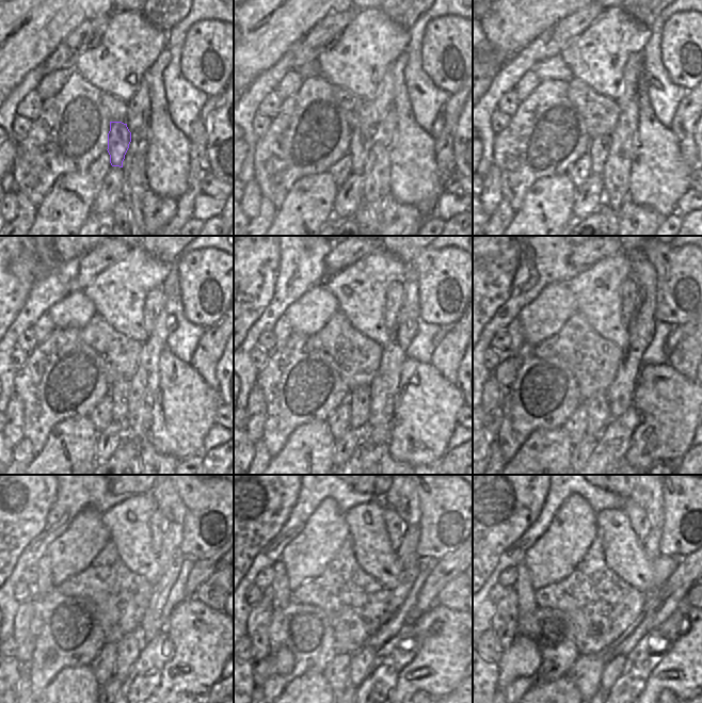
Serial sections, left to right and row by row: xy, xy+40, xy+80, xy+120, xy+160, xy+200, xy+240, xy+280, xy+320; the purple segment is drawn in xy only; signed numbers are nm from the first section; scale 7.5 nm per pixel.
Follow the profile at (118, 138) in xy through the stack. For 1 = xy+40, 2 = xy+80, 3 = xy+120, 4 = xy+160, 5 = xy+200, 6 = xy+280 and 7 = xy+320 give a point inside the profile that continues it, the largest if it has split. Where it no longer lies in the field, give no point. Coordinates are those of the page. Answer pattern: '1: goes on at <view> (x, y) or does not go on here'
1: goes on at xy+40 (360, 143)
2: goes on at xy+80 (599, 147)
3: goes on at xy+120 (120, 390)
4: goes on at xy+160 (359, 399)
5: goes on at xy+200 (599, 415)
6: goes on at xy+280 (361, 660)
7: goes on at xy+320 (611, 670)

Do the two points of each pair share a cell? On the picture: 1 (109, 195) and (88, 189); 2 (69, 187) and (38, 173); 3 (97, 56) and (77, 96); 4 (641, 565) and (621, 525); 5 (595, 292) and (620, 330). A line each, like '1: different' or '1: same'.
1: different
2: different
3: different
4: same
5: same

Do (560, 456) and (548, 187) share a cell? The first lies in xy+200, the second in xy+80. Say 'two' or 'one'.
one

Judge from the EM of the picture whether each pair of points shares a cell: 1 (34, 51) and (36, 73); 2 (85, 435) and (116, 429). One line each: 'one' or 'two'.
1: two
2: two

